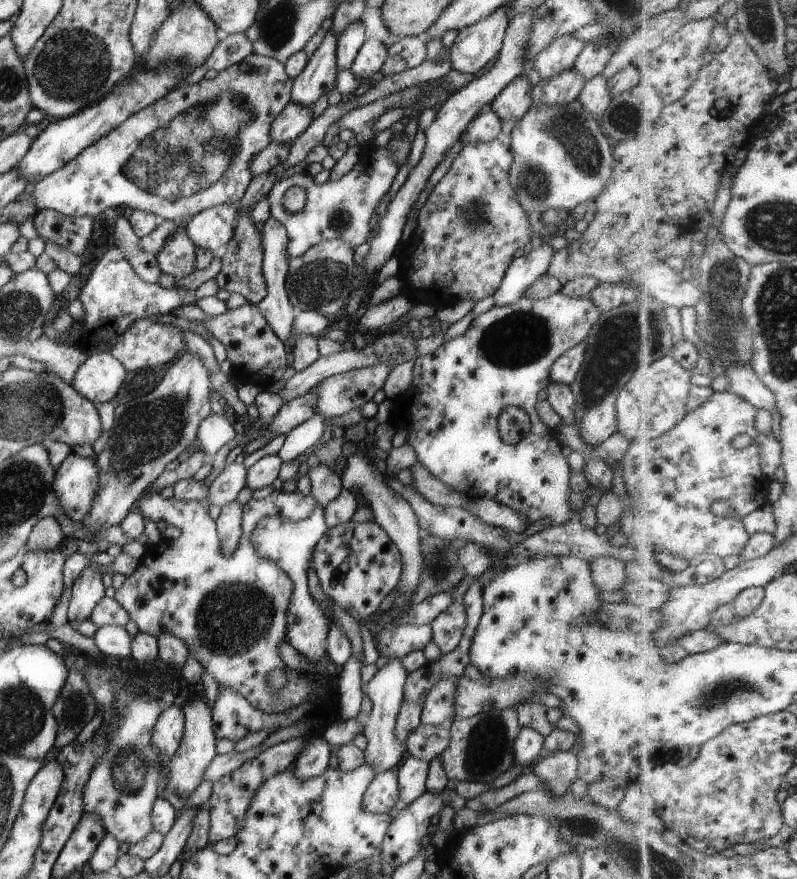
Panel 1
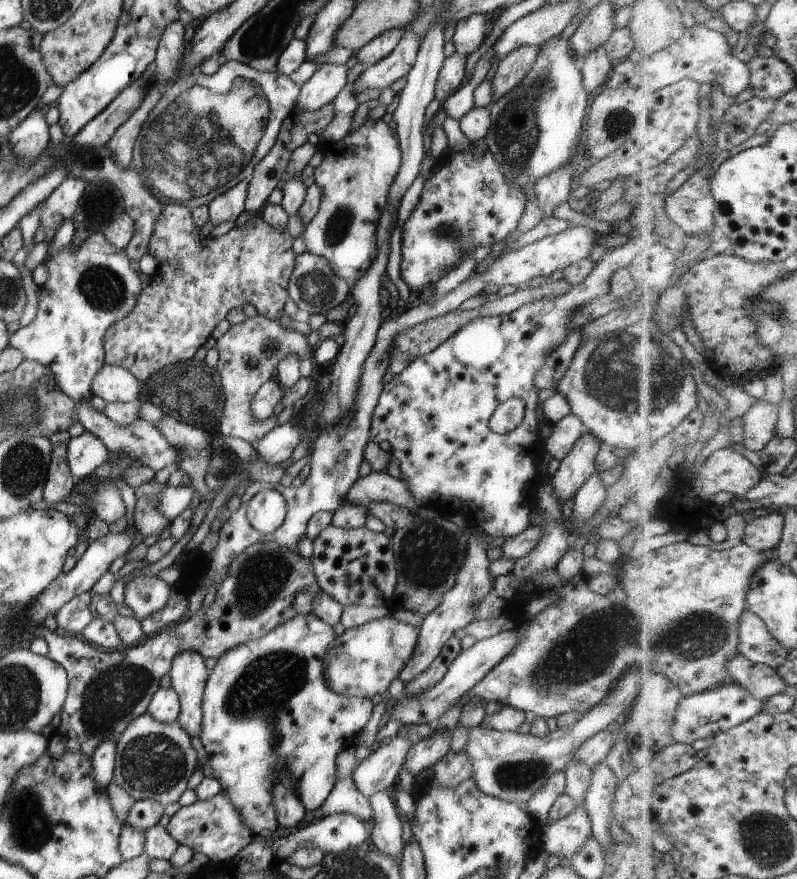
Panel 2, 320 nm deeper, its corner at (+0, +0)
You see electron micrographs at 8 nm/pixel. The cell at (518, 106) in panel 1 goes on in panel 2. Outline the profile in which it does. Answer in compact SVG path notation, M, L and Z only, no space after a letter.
M521 45L508 52L500 60L490 80L492 102L518 85L533 64L538 50L538 46Z

